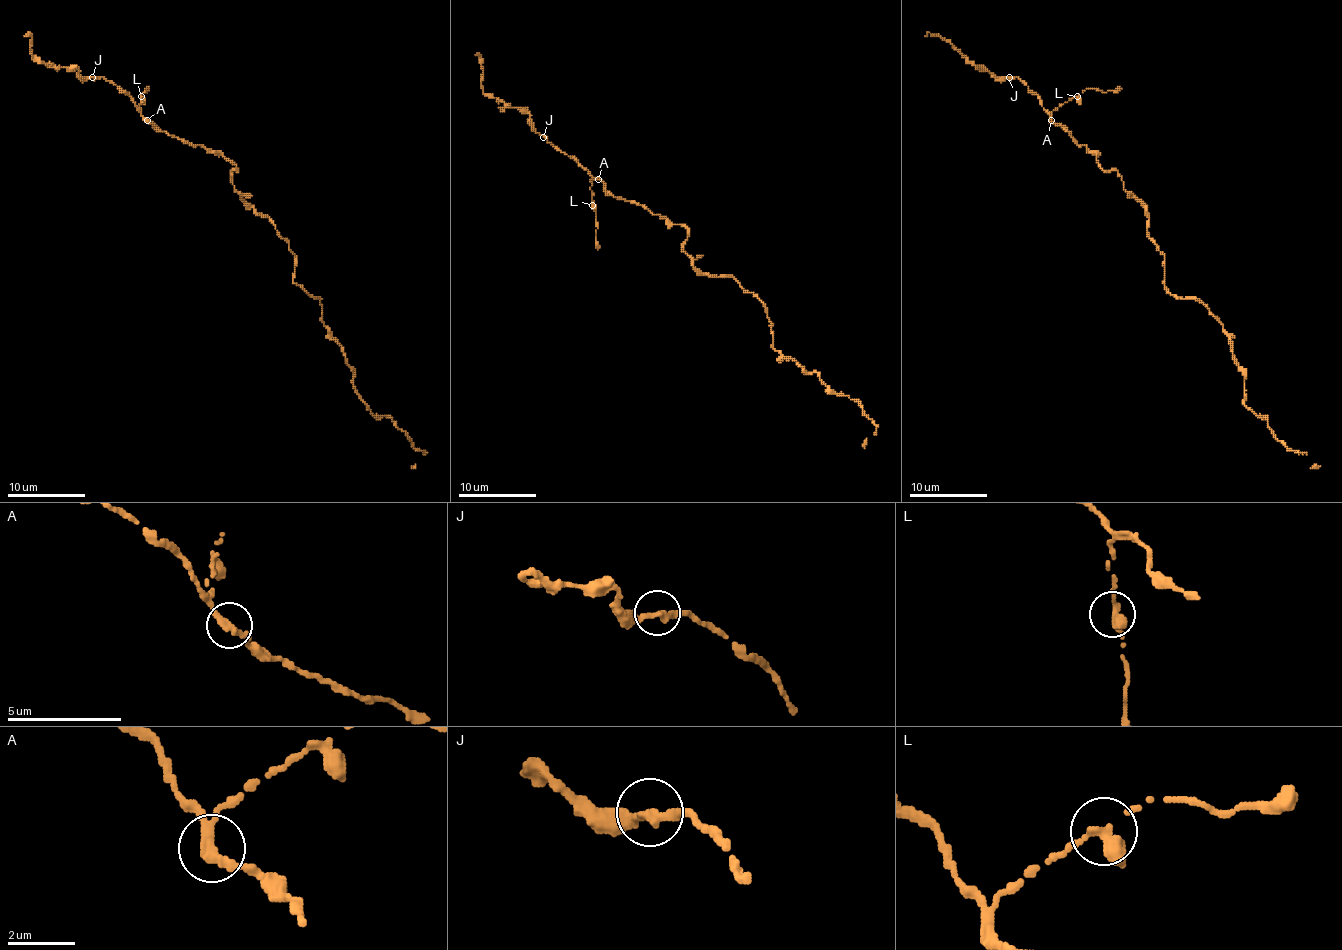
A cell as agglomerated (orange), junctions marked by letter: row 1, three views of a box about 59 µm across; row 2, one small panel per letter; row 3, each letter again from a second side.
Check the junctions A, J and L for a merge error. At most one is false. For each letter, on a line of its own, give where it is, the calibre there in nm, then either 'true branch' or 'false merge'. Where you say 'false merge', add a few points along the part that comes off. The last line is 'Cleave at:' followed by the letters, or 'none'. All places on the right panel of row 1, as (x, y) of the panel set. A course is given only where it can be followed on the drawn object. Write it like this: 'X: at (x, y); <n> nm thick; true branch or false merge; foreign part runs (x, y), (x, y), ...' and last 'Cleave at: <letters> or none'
A: at (1051, 120); 240 nm thick; false merge; foreign part runs (1051, 120), (1141, 201), (1164, 287), (1223, 326), (1244, 404), (1320, 466)
J: at (1009, 77); 280 nm thick; true branch
L: at (1077, 96); 260 nm thick; true branch
Cleave at: A

